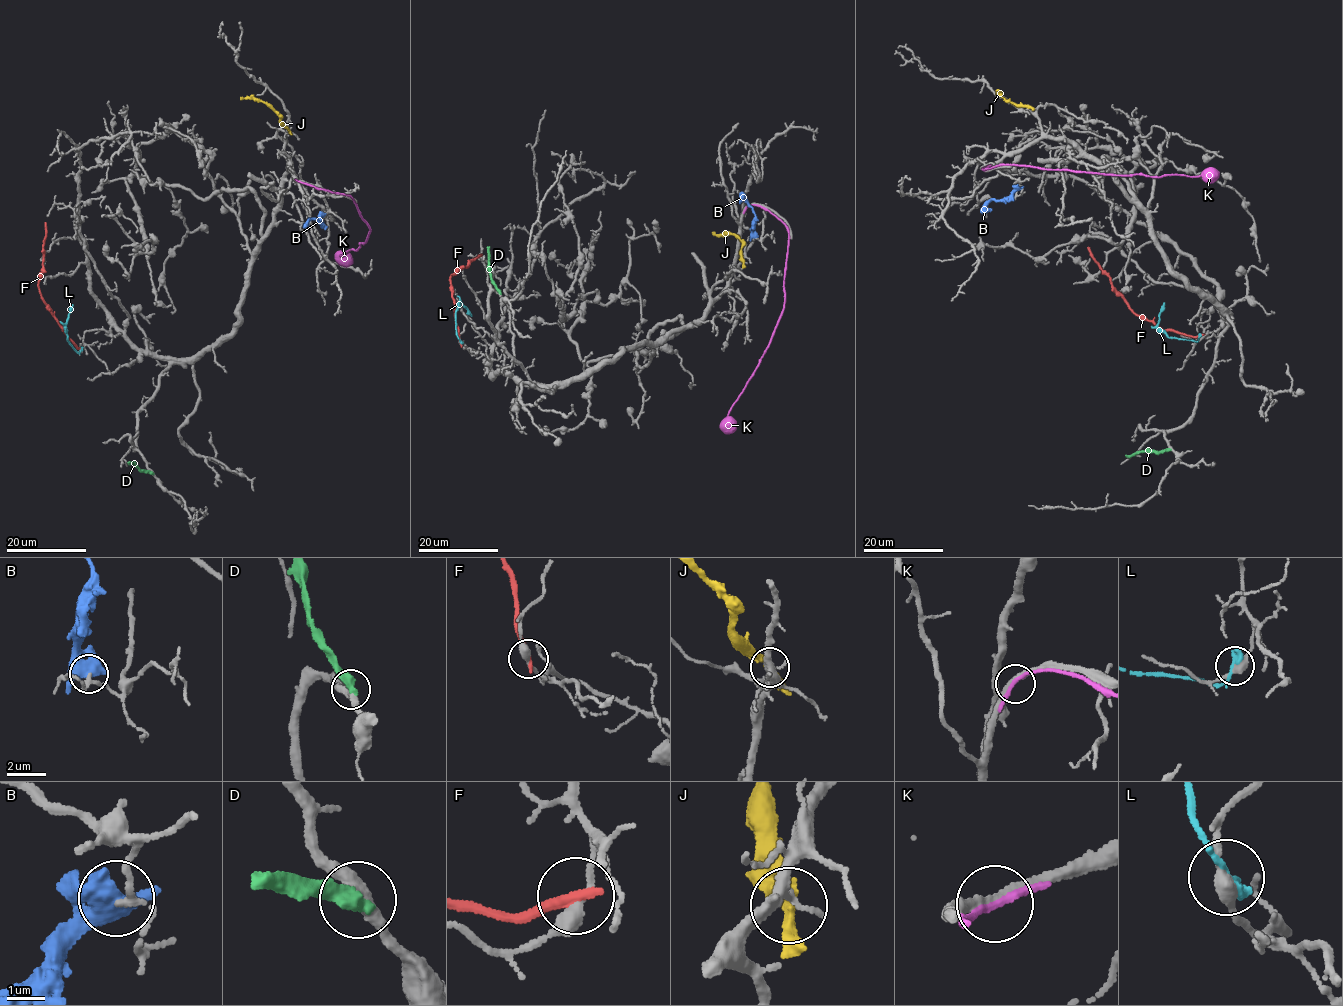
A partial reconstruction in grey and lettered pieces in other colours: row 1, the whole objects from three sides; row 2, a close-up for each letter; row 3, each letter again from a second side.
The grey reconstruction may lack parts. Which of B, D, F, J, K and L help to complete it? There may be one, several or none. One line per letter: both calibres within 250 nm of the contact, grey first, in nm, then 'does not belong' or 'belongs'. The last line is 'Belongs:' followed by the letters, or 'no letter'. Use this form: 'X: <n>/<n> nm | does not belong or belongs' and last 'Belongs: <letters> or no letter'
B: 160/550 nm | does not belong
D: 380/440 nm | does not belong
F: 280/320 nm | does not belong
J: 200/360 nm | does not belong
K: 280/170 nm | does not belong
L: 340/320 nm | does not belong
Belongs: no letter

